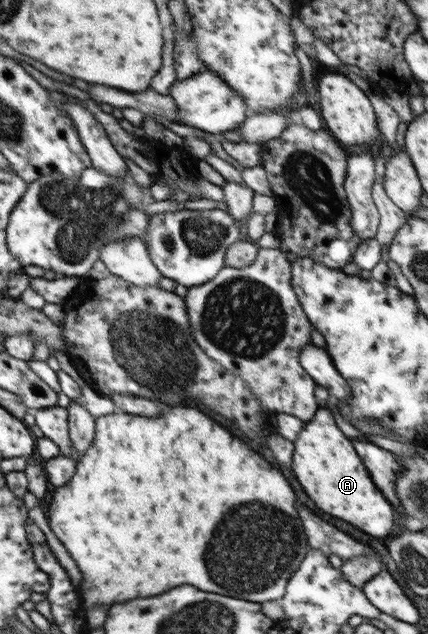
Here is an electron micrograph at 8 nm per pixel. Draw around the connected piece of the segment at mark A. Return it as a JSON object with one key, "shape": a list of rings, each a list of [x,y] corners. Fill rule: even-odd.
{"shape":[[[319,406],[315,416],[306,421],[294,442],[292,471],[309,498],[323,512],[337,516],[375,538],[385,540],[393,532],[395,512],[377,490],[377,486],[371,482],[371,476],[365,470],[361,458],[355,454],[351,442],[353,441],[345,437],[335,423],[330,406]]]}

